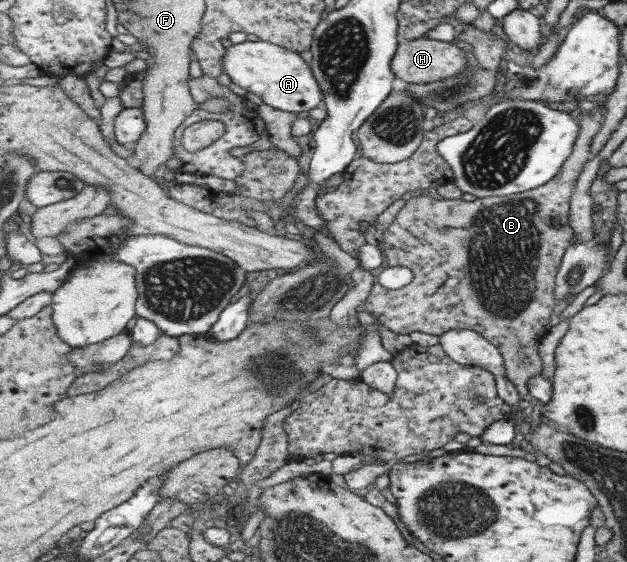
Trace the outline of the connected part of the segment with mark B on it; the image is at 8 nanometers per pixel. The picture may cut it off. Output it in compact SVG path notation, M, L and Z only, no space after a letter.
M599 106L593 109L591 112L583 112L583 116L580 119L580 125L582 128L582 135L580 139L575 143L576 151L574 155L565 163L564 169L557 174L555 179L551 182L545 184L544 186L524 191L521 194L513 194L507 196L493 196L484 197L473 200L465 201L465 199L433 199L426 195L426 193L412 194L407 198L407 203L400 209L400 211L395 216L393 224L384 233L384 242L382 244L387 263L393 266L405 266L413 270L414 280L402 287L401 289L389 289L384 287L378 281L375 281L373 289L367 301L364 303L364 308L371 314L377 321L379 321L384 327L395 333L405 333L409 335L410 333L421 331L423 333L428 333L431 335L443 335L447 331L453 329L465 329L467 327L480 332L484 335L491 343L496 344L497 347L501 347L501 353L507 360L505 363L505 369L507 369L507 377L515 383L515 387L523 398L530 399L530 393L528 388L528 381L531 378L537 378L541 376L543 371L543 359L541 359L541 353L539 353L539 345L541 345L541 339L543 335L547 335L549 331L549 326L547 325L548 320L551 319L553 315L553 309L557 304L557 299L555 299L555 288L556 277L561 269L562 262L564 261L564 255L568 251L568 247L573 245L571 239L575 235L575 231L571 229L569 225L569 215L571 215L571 195L573 195L573 190L575 185L577 185L577 177L581 175L585 163L589 161L591 157L591 144L595 141L595 137L599 136L599 132L603 127L604 119L603 115L600 115L601 109Z

